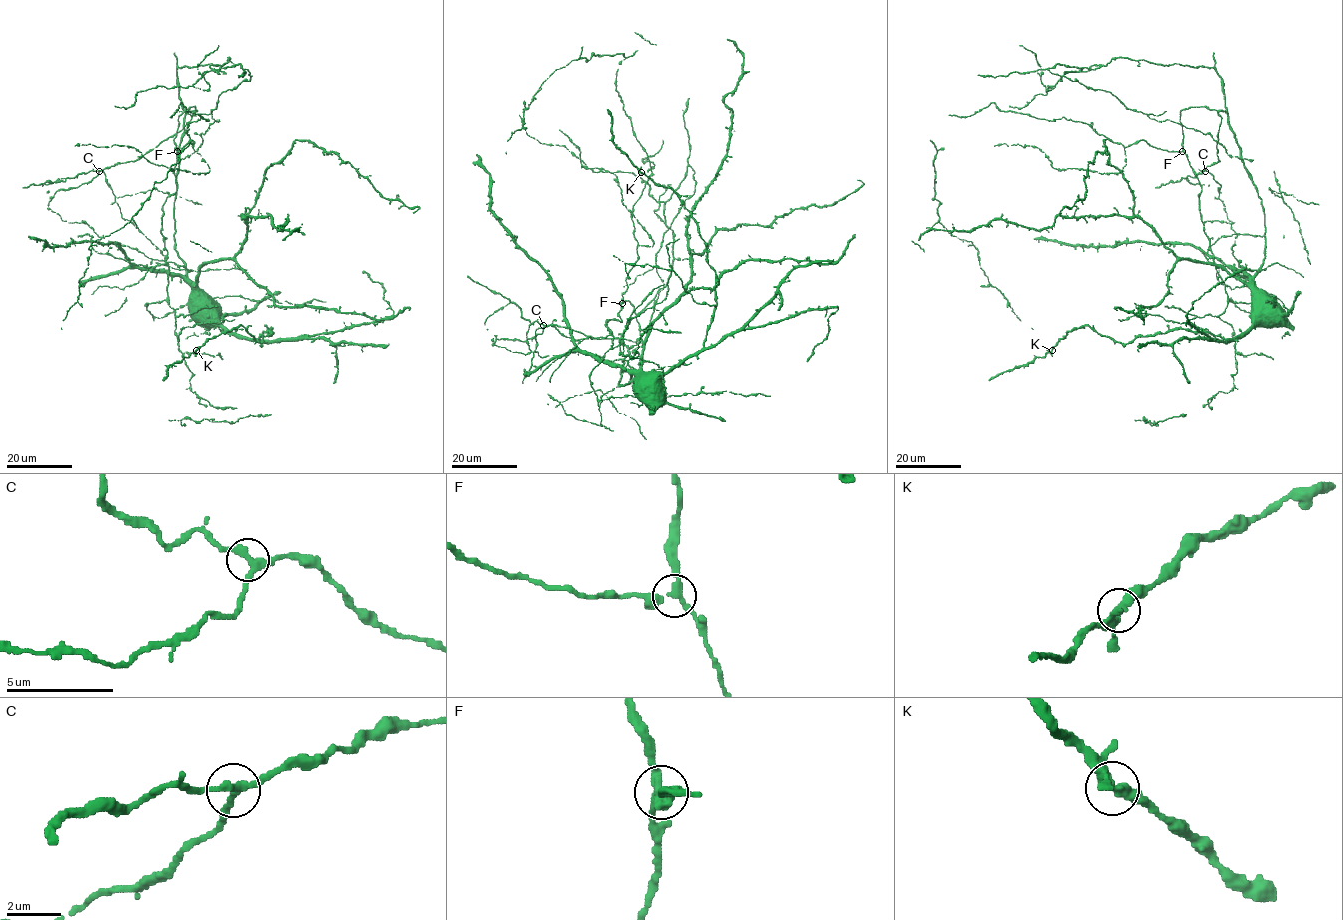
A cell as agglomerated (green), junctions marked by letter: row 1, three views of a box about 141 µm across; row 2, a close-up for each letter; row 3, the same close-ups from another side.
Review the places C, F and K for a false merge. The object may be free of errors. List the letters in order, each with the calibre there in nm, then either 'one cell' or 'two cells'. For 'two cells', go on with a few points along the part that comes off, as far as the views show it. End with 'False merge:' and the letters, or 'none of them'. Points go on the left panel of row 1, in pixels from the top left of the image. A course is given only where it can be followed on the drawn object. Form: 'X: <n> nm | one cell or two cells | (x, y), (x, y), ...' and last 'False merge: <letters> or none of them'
C: 280 nm | one cell
F: 280 nm | one cell
K: 300 nm | one cell
False merge: none of them

